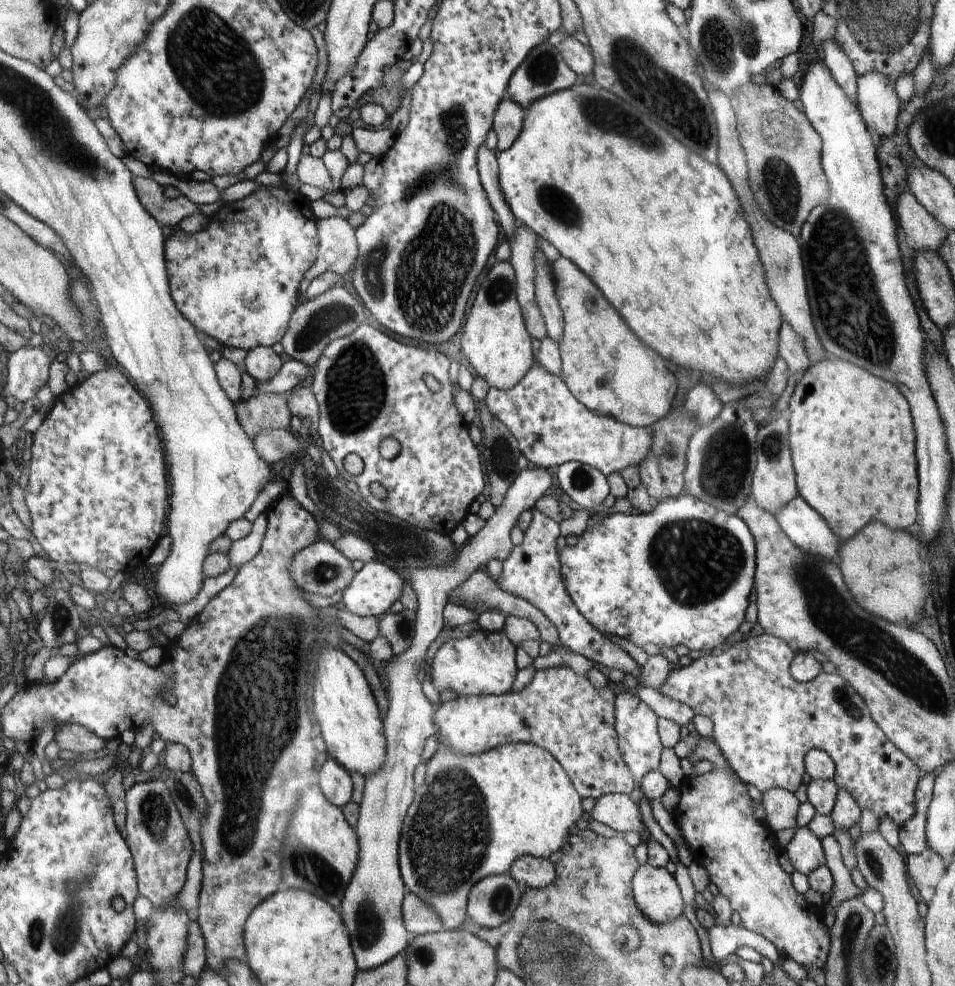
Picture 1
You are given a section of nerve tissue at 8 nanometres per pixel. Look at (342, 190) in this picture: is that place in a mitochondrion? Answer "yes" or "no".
no

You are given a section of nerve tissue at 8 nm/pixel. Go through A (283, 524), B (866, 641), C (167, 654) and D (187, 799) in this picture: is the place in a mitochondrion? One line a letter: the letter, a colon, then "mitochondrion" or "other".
A: other
B: mitochondrion
C: other
D: mitochondrion

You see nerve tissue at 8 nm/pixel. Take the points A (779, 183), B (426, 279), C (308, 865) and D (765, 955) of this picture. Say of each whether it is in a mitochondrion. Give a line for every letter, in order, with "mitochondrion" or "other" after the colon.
A: mitochondrion
B: mitochondrion
C: mitochondrion
D: other

